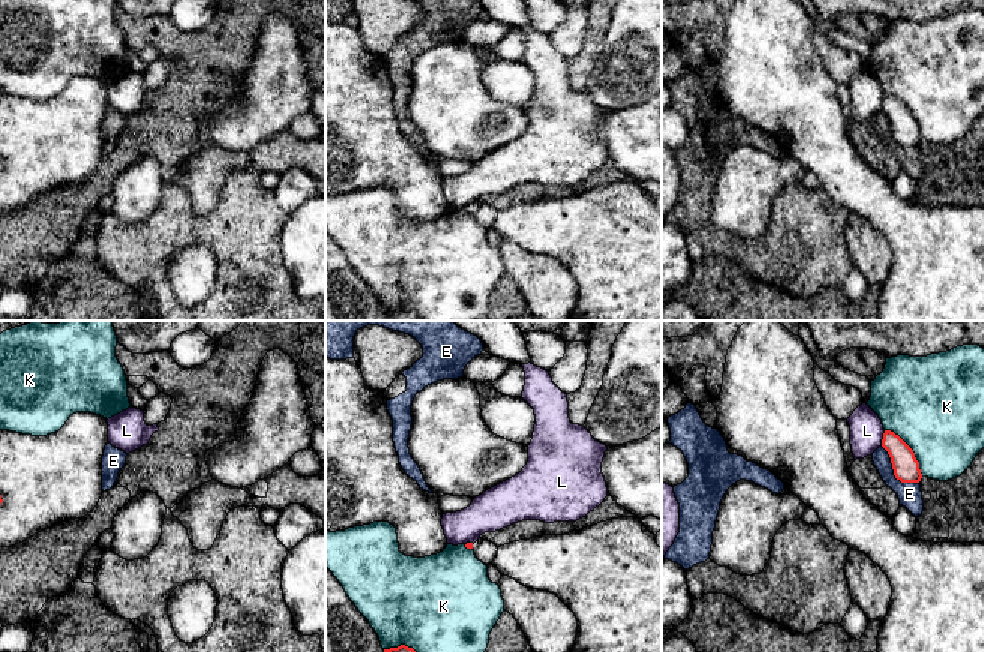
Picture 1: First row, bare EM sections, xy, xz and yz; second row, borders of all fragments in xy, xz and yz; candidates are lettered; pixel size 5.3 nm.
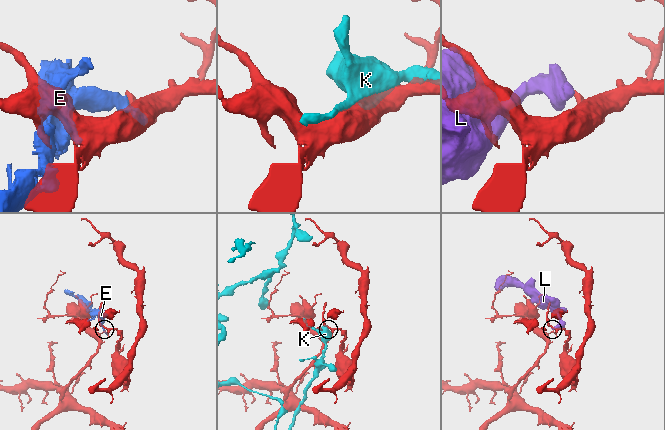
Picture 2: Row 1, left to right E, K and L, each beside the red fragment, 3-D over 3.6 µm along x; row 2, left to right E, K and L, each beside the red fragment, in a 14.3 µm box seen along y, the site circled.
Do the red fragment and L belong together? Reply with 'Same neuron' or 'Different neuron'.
Different neuron

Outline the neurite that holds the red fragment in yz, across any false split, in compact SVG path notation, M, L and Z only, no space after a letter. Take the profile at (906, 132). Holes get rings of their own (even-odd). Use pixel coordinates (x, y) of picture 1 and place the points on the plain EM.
M885 94L882 111L888 115L894 139L902 147L920 147L922 142L920 126L914 114L894 96Z

